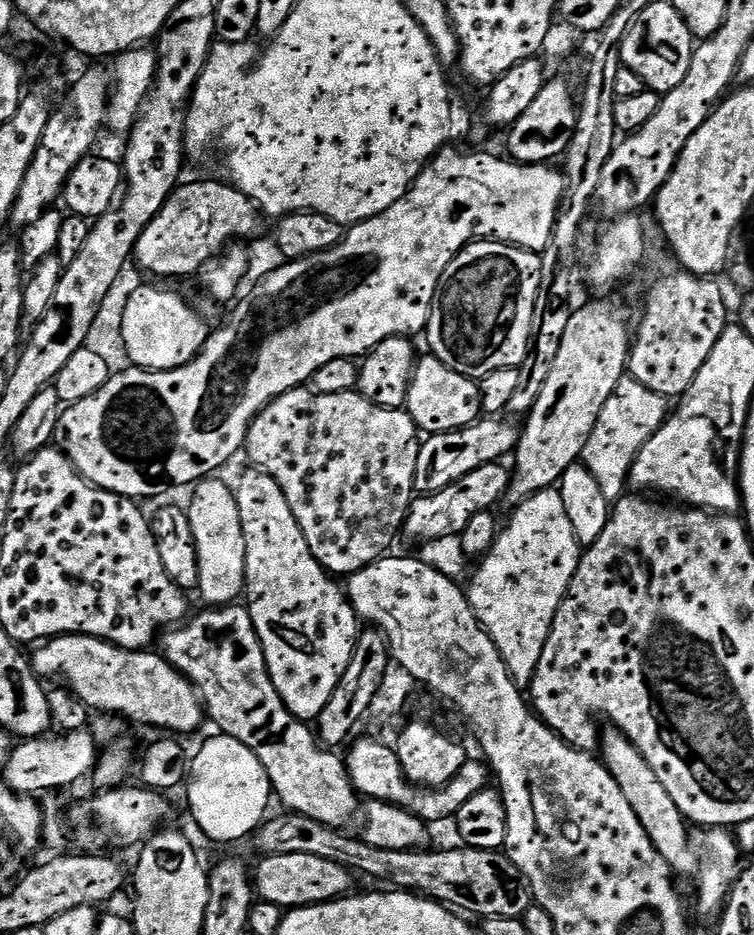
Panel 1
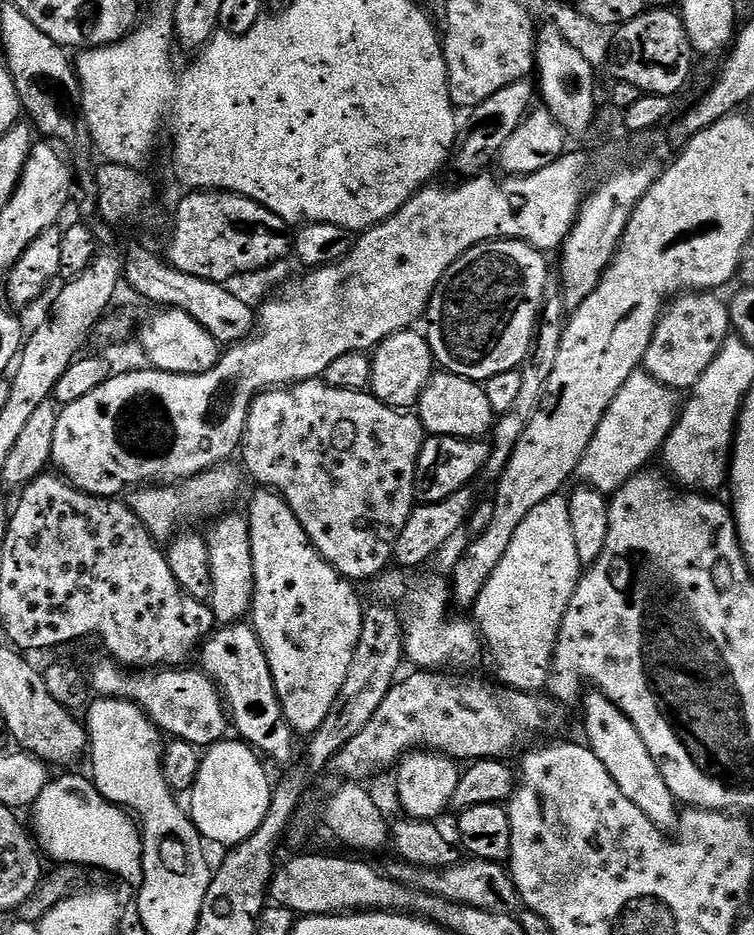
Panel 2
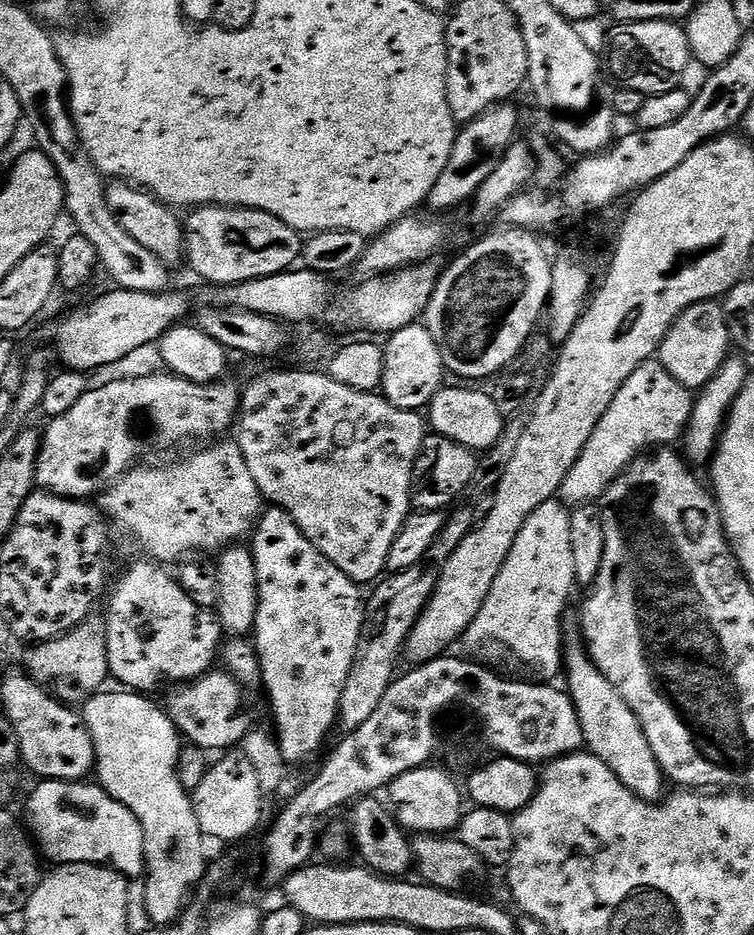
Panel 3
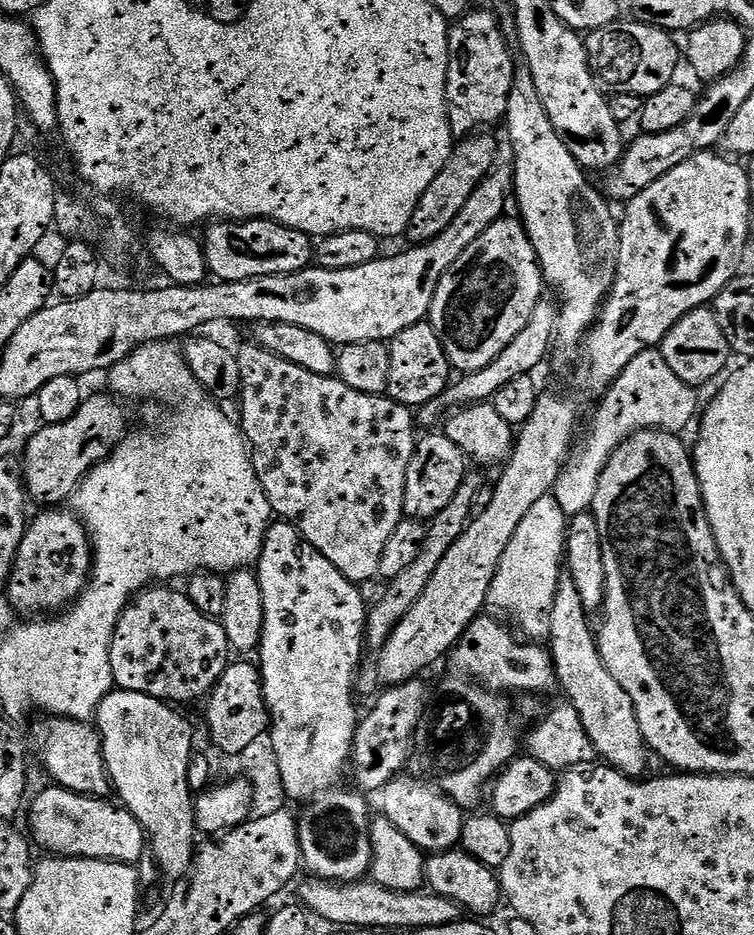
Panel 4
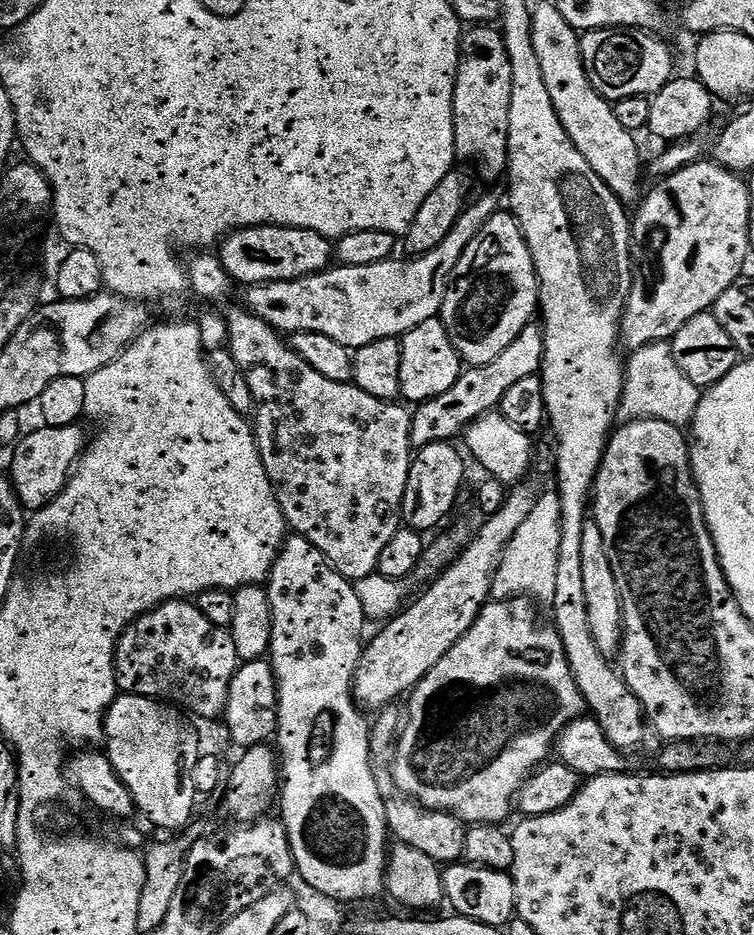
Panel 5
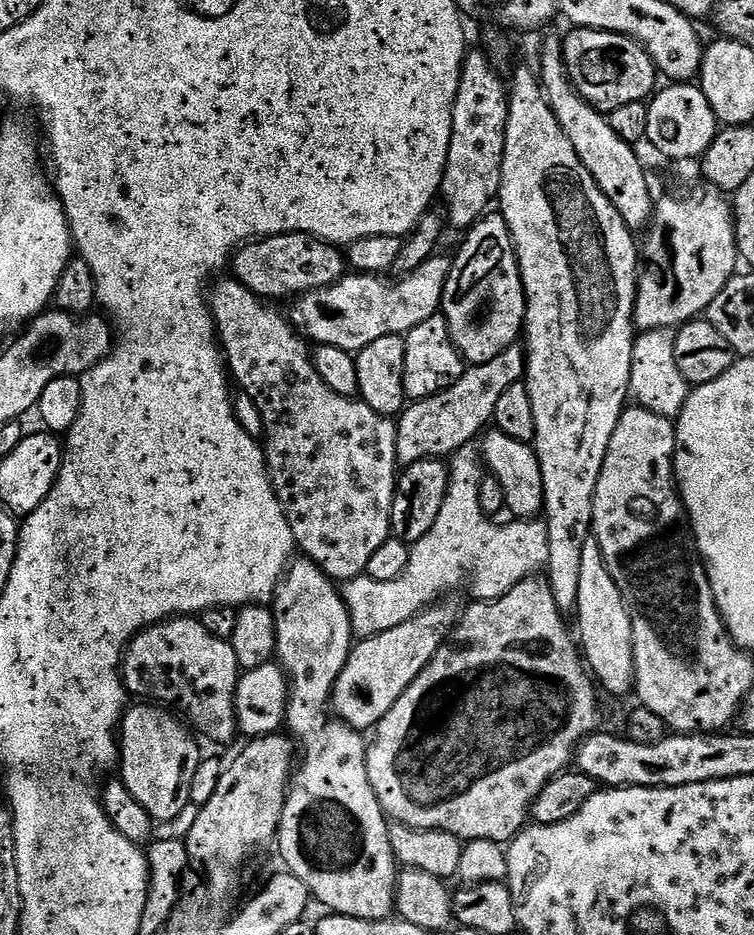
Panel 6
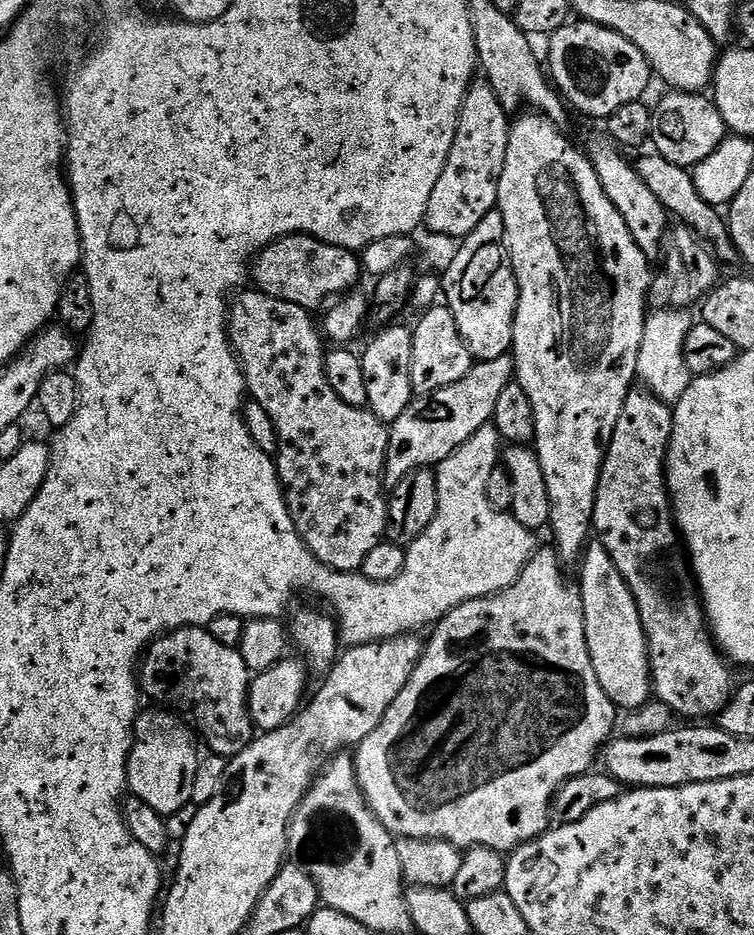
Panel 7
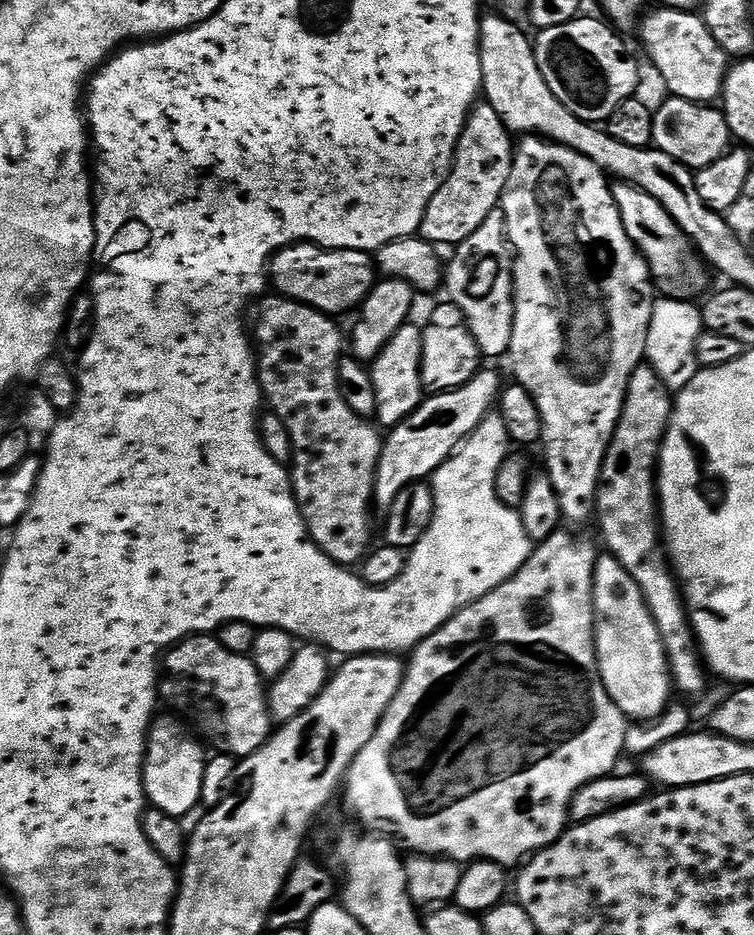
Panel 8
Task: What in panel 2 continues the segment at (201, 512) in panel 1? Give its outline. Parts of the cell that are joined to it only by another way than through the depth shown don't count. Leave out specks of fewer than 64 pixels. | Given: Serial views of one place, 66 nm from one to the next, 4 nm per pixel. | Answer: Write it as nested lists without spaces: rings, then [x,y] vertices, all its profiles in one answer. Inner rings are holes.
[[[243,515],[224,516],[206,532],[206,539],[212,575],[212,593],[209,594],[206,603],[212,609],[217,625],[243,621],[252,611],[254,594],[254,562],[248,521]]]

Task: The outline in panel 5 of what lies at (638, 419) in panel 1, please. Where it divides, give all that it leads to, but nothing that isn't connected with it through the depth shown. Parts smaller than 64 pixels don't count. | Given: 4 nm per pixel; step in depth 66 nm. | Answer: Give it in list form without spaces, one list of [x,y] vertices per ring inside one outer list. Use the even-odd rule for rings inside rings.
[[[667,341],[647,344],[635,349],[626,360],[624,386],[617,417],[624,422],[636,419],[649,419],[670,422],[681,428],[689,425],[696,413],[702,390],[678,369],[674,362],[672,347]]]

